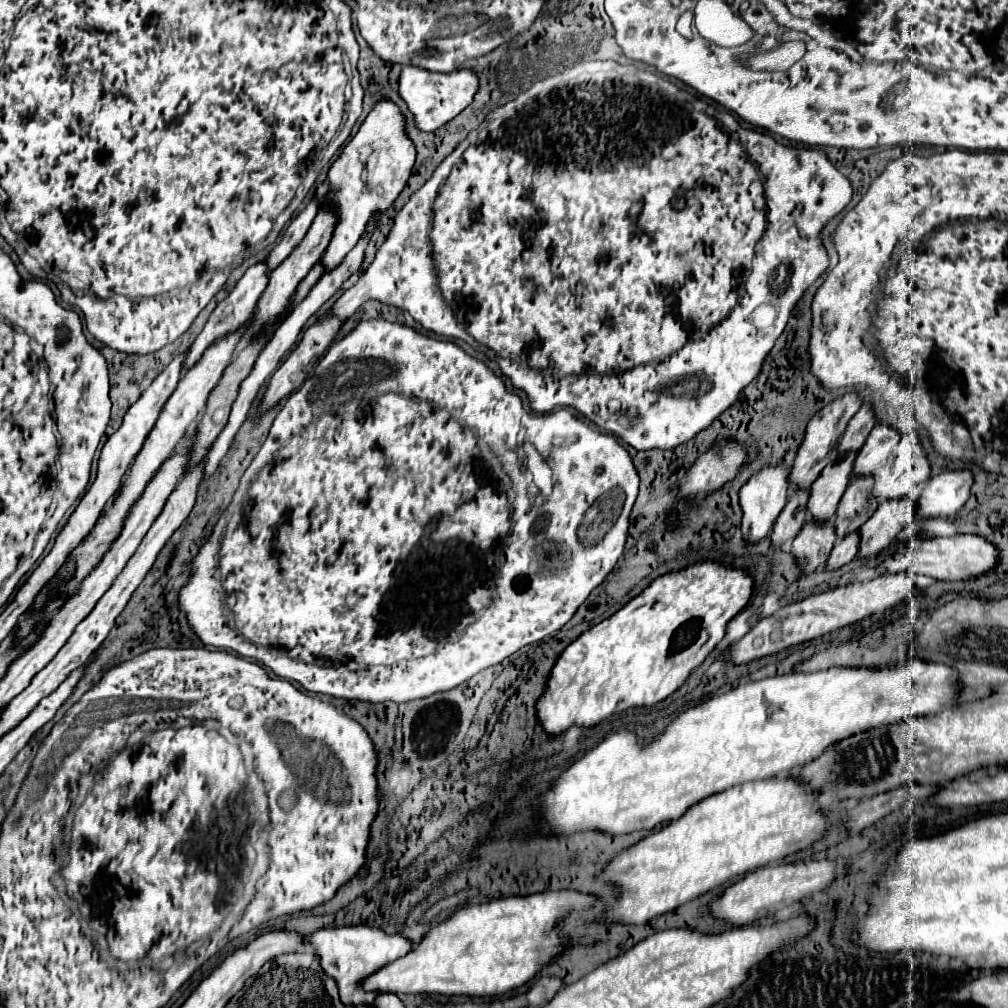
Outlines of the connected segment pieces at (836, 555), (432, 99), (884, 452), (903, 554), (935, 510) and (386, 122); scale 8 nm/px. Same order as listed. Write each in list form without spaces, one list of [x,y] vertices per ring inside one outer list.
[[[852,532],[850,536],[834,544],[834,550],[826,562],[826,570],[840,570],[842,566],[854,560],[856,552],[858,552],[858,532]]]
[[[404,66],[400,74],[400,96],[416,118],[416,126],[424,132],[434,132],[448,120],[468,108],[478,92],[478,74],[472,68],[462,68],[452,74],[438,74],[416,66]]]
[[[874,426],[866,444],[862,446],[862,450],[858,452],[854,460],[852,478],[860,474],[872,476],[882,466],[882,462],[886,460],[886,456],[894,450],[898,442],[900,442],[900,436],[896,430],[890,430],[890,426]]]
[[[950,536],[950,538],[932,538],[932,540],[912,540],[902,546],[890,560],[882,562],[888,572],[908,572],[908,574],[924,574],[944,582],[968,582],[974,578],[982,578],[1000,560],[1000,550],[982,536]]]
[[[942,472],[932,476],[926,486],[920,490],[916,500],[916,516],[918,520],[938,518],[938,516],[954,516],[968,500],[972,486],[972,472]]]
[[[378,100],[374,110],[360,124],[360,130],[344,146],[338,160],[330,166],[328,178],[316,188],[318,200],[332,202],[340,218],[338,228],[334,230],[334,236],[322,256],[326,270],[338,266],[342,258],[354,248],[374,212],[386,212],[392,206],[410,178],[414,160],[416,148],[406,134],[406,116],[392,100]]]

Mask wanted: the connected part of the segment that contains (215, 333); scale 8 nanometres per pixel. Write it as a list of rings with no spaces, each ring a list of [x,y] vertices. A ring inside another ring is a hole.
[[[266,260],[256,262],[254,266],[250,266],[250,268],[246,270],[246,274],[236,282],[234,290],[232,290],[232,292],[216,306],[216,310],[210,314],[210,318],[208,318],[204,330],[198,334],[198,338],[196,338],[194,344],[190,346],[190,350],[188,350],[188,354],[186,354],[184,370],[190,368],[190,366],[194,366],[194,364],[200,360],[202,352],[204,352],[216,338],[220,338],[220,336],[224,336],[224,334],[228,334],[228,332],[238,330],[238,328],[252,316],[252,312],[254,312],[254,308],[256,308],[260,296],[264,294],[266,286],[268,286],[268,272],[270,272],[270,270],[268,270],[268,266],[266,266]]]

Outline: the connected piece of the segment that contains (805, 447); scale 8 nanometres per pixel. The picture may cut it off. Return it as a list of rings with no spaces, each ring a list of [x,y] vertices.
[[[846,394],[846,396],[838,398],[838,400],[834,400],[832,404],[828,404],[826,408],[822,408],[822,410],[810,420],[808,430],[806,430],[806,438],[804,438],[800,450],[798,450],[798,456],[796,456],[794,466],[792,466],[792,470],[790,470],[790,476],[788,476],[792,490],[806,490],[806,488],[810,488],[812,482],[820,476],[820,472],[822,472],[830,462],[834,462],[834,460],[838,458],[838,454],[834,454],[834,452],[836,452],[836,442],[838,442],[838,438],[842,436],[842,432],[844,432],[848,420],[850,420],[858,410],[860,410],[860,398],[858,398],[856,394]]]

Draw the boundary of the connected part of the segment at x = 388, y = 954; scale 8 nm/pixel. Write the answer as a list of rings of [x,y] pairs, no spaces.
[[[370,926],[324,928],[318,932],[306,934],[304,942],[312,944],[314,950],[318,952],[318,956],[322,958],[322,968],[330,978],[336,980],[338,990],[340,990],[340,998],[346,1006],[372,1006],[382,992],[376,992],[376,990],[366,992],[362,988],[362,980],[376,974],[378,970],[382,970],[382,966],[390,964],[392,960],[406,956],[414,948],[412,940],[404,938],[402,934],[388,934],[384,930],[370,928]]]

